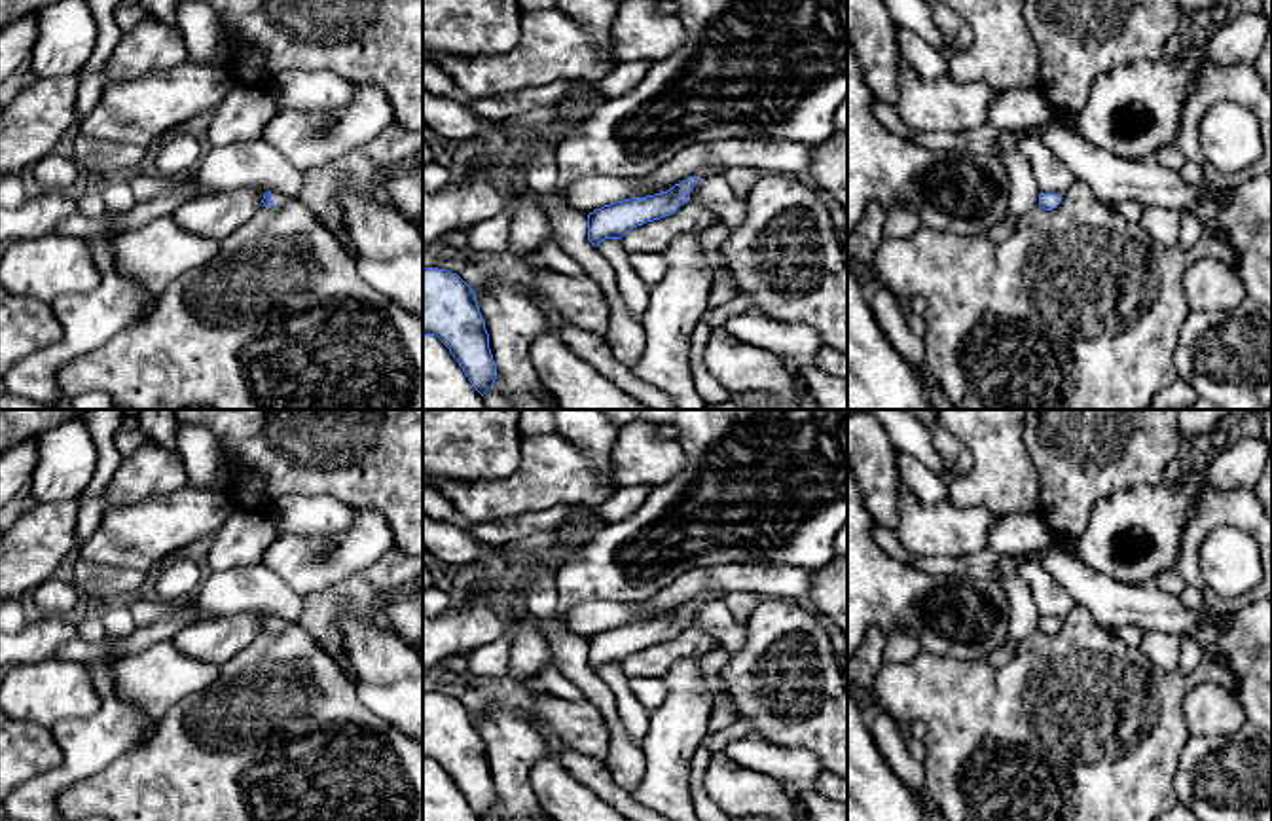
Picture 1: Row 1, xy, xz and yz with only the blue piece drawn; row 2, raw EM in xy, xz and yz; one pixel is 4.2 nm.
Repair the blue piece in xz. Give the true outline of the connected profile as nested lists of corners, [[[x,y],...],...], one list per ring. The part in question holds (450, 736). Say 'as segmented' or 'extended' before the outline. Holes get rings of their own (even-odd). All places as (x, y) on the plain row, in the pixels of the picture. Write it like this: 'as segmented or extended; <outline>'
as segmented; [[[423,692],[423,760],[436,760],[483,821],[497,804],[476,717],[447,694]]]

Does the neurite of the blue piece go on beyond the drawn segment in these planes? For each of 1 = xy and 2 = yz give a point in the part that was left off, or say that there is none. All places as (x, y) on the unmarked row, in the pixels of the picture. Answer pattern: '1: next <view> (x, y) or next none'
1: next xy (279, 624)
2: next none

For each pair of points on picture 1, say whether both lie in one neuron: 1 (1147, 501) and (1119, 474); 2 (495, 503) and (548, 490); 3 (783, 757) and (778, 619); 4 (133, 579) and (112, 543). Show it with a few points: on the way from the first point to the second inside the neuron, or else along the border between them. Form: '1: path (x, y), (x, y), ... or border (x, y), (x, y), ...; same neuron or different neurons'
1: border (1166, 478), (1151, 486), (1113, 492), (1094, 507); different neurons
2: path (508, 495), (535, 490); same neuron
3: border (751, 734), (774, 744), (804, 748), (823, 768); different neurons
4: border (84, 560), (133, 567), (145, 573); different neurons

